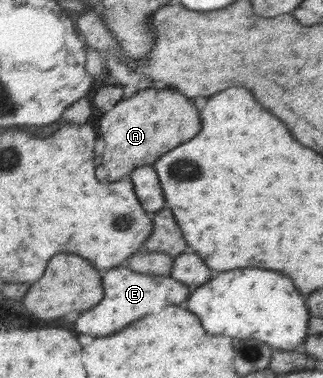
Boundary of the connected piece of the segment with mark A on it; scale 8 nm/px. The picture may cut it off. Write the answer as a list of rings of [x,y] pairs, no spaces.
[[[157,85],[142,89],[128,99],[120,100],[110,112],[102,115],[99,124],[103,140],[102,144],[106,144],[106,146],[100,146],[99,149],[104,150],[106,148],[104,158],[102,158],[102,166],[108,170],[108,180],[110,182],[120,180],[122,176],[129,176],[136,168],[152,165],[162,154],[166,154],[166,152],[176,148],[186,140],[192,140],[202,128],[202,120],[200,120],[198,110],[194,108],[190,98],[186,98],[184,94],[174,92],[170,88]]]

